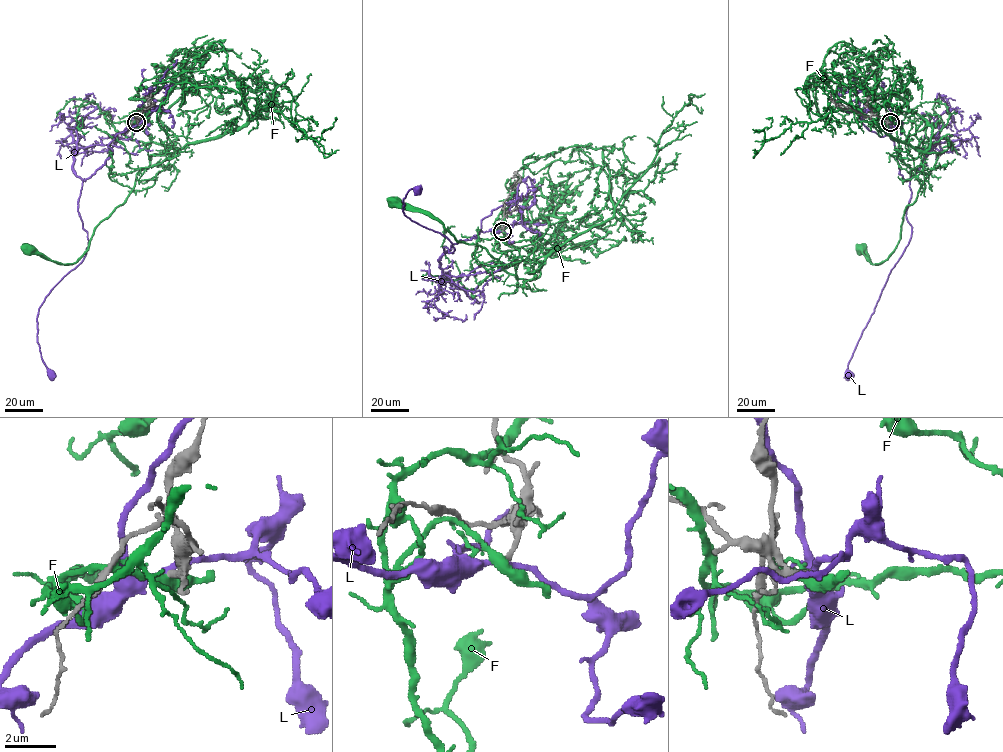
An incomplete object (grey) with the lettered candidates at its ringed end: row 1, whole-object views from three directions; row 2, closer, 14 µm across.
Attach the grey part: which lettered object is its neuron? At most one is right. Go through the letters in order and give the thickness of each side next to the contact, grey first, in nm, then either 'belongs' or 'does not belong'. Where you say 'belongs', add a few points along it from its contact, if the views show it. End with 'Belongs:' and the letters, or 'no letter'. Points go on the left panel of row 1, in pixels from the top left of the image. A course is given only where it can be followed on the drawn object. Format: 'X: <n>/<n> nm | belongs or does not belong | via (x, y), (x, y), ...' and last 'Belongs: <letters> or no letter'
F: 240/400 nm | does not belong
L: 240/240 nm | does not belong
Belongs: no letter

